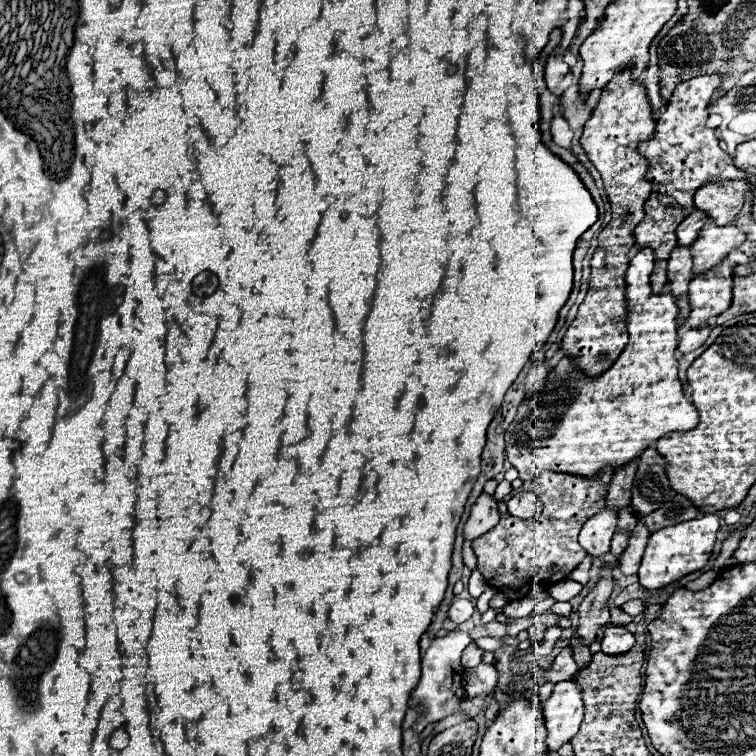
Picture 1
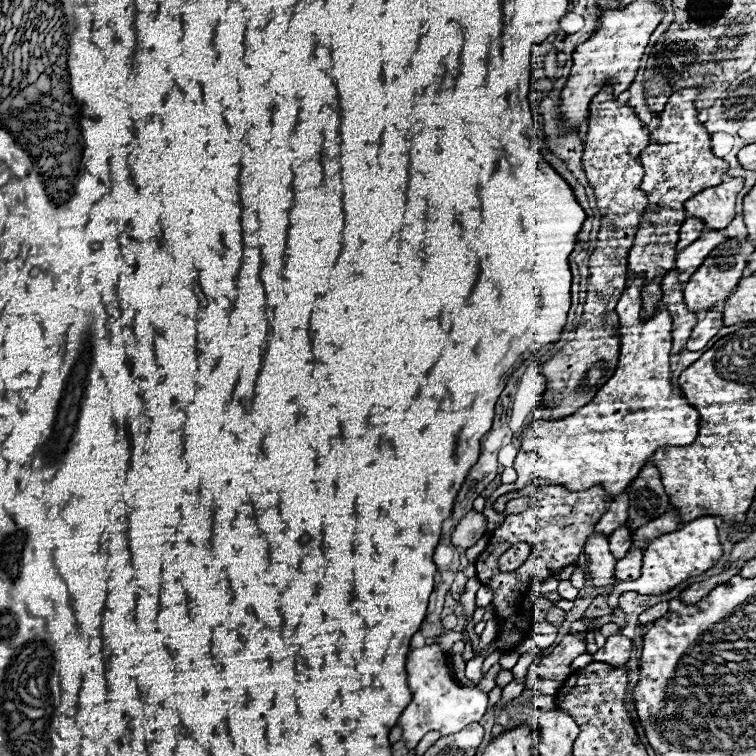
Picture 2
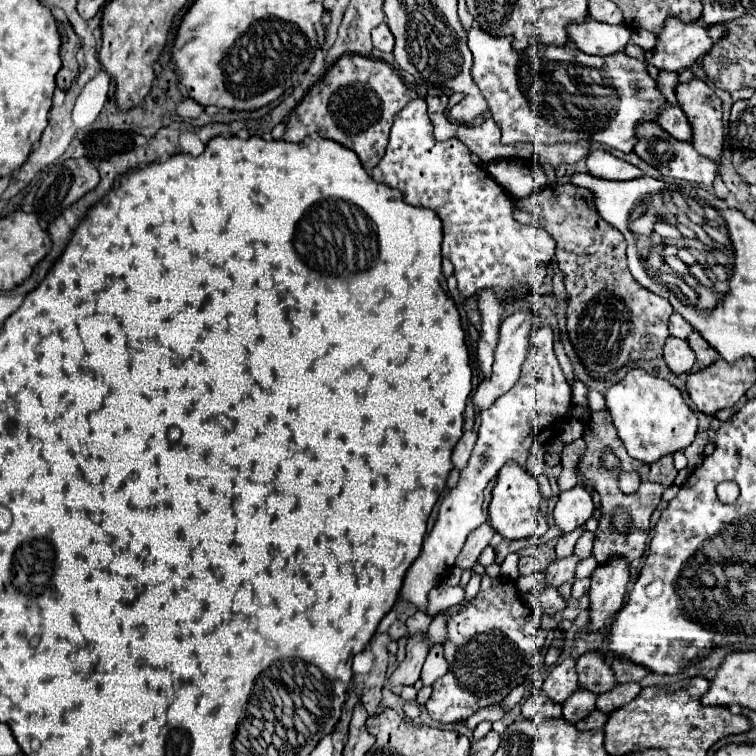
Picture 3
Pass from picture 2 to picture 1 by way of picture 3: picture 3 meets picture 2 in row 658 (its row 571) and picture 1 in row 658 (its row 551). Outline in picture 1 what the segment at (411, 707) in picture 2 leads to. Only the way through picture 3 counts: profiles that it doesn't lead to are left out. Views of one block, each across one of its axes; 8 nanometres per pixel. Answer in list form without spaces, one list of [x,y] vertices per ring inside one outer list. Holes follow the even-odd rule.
[[[450,632],[444,638],[434,638],[430,648],[424,652],[424,656],[422,656],[422,678],[420,678],[418,686],[414,688],[414,692],[410,696],[410,706],[416,706],[416,704],[426,706],[426,712],[412,726],[416,732],[422,732],[430,722],[442,720],[456,710],[466,710],[470,716],[476,716],[484,706],[485,696],[478,696],[474,700],[470,700],[466,696],[464,688],[462,688],[464,668],[460,664],[460,656],[470,642],[472,642],[472,638],[466,632]]]

